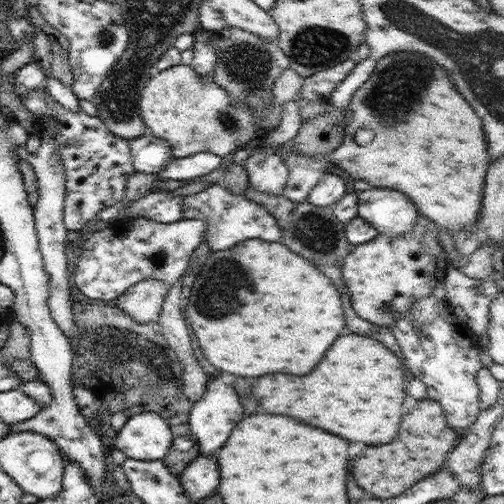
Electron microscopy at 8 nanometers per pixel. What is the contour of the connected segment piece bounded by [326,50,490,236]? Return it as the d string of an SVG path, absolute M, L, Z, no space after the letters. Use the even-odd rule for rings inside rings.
M398 50L380 59L372 76L362 83L346 107L347 128L344 138L332 152L326 154L330 164L346 170L354 179L362 179L371 187L394 188L404 192L418 208L420 215L455 236L460 230L470 230L478 222L484 196L484 176L490 162L488 140L482 130L482 120L472 106L452 84L446 70L418 51ZM358 130L372 130L374 140L366 146L356 143Z

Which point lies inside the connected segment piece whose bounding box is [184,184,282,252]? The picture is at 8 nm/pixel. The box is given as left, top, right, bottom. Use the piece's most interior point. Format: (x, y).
(231, 218)

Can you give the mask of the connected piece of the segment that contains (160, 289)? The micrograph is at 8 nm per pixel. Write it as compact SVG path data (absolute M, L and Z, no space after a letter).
M144 279L122 293L117 298L116 306L124 309L138 322L157 321L160 318L160 311L168 295L169 287L160 279Z

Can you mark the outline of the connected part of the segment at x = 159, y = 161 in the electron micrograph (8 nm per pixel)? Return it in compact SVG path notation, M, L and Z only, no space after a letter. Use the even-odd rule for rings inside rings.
M148 127L144 128L142 136L130 139L129 142L133 165L136 171L159 174L162 172L162 168L166 168L174 159L172 149L170 149L170 143L164 138L158 138Z

